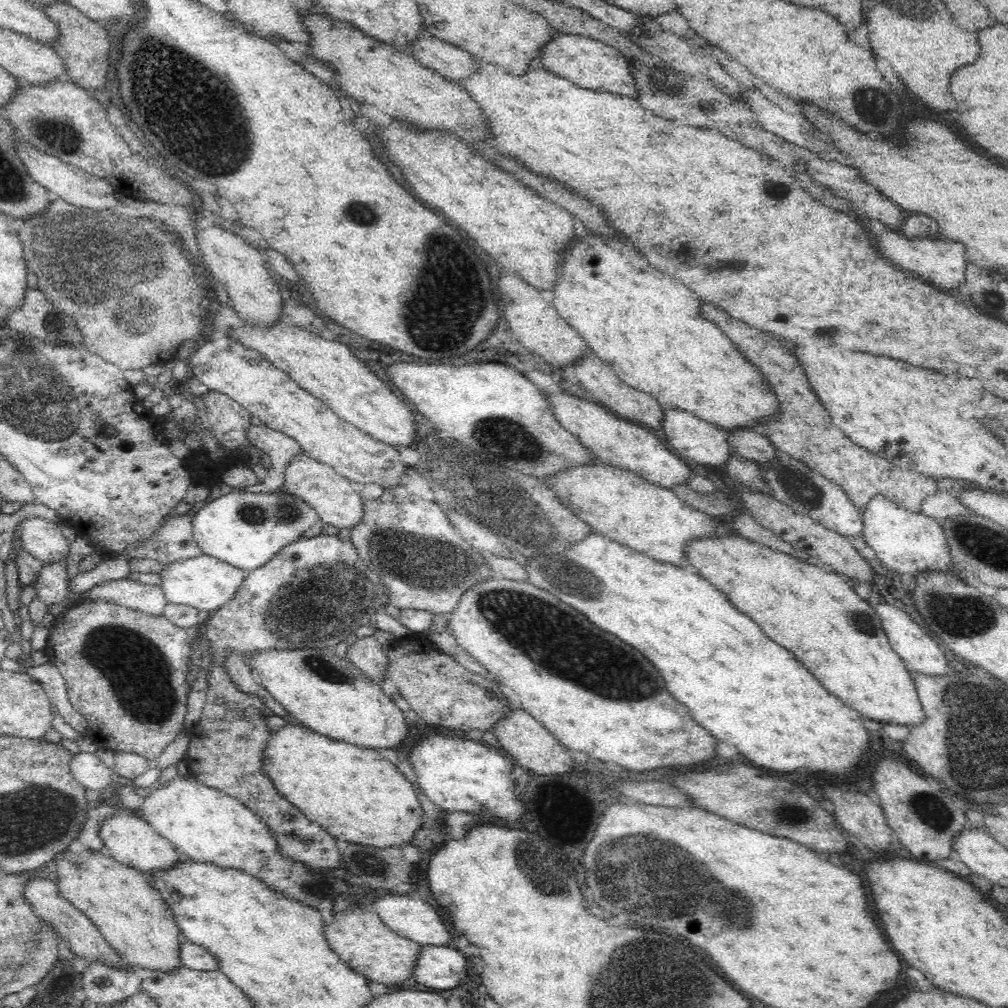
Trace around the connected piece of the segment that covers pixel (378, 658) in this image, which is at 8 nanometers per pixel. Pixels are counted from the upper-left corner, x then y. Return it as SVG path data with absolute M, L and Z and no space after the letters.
M374 635L358 637L356 642L348 647L346 659L366 677L386 680L388 657L385 651Z

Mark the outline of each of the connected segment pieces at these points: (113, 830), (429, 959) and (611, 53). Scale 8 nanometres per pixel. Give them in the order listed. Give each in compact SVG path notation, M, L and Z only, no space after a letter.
M116 813L102 822L98 830L103 846L110 850L110 856L123 865L138 869L146 875L169 869L180 861L190 859L174 848L174 845L160 836L144 819L137 813L122 815Z
M422 945L414 961L413 976L416 984L444 992L458 986L466 972L466 958L446 946Z
M556 32L553 39L538 51L537 59L544 68L580 88L620 96L637 95L636 77L629 71L627 58L618 49L590 37Z

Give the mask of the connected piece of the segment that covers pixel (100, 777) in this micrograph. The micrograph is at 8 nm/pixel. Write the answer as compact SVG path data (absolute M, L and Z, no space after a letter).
M79 751L69 760L72 776L88 790L101 791L113 786L112 771L96 757L95 753Z

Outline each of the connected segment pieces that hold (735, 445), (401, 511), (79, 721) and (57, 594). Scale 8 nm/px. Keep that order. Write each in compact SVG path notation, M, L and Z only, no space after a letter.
M756 428L728 430L727 441L732 452L757 462L760 466L773 463L777 457L777 448Z
M402 486L384 489L382 495L375 500L362 497L362 502L361 521L351 529L349 539L357 549L358 558L385 584L389 604L392 606L448 616L457 607L464 592L471 586L493 577L493 570L485 559L463 539L456 526L447 519L442 504L424 500Z
M46 662L38 667L27 669L25 674L44 688L51 705L56 707L65 722L77 732L86 732L87 720L72 707L72 703L68 700L64 677L60 675L56 666Z
M68 562L46 563L35 580L37 597L46 605L54 603L69 603L77 597L67 589L67 581L72 571Z

